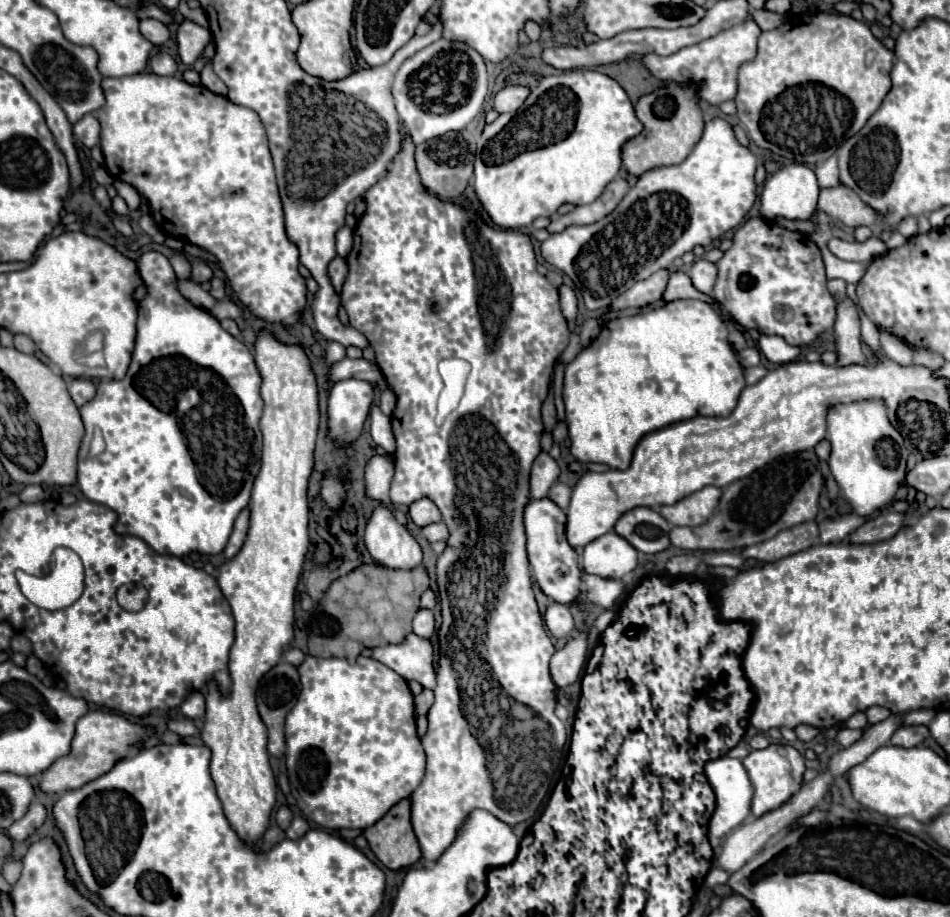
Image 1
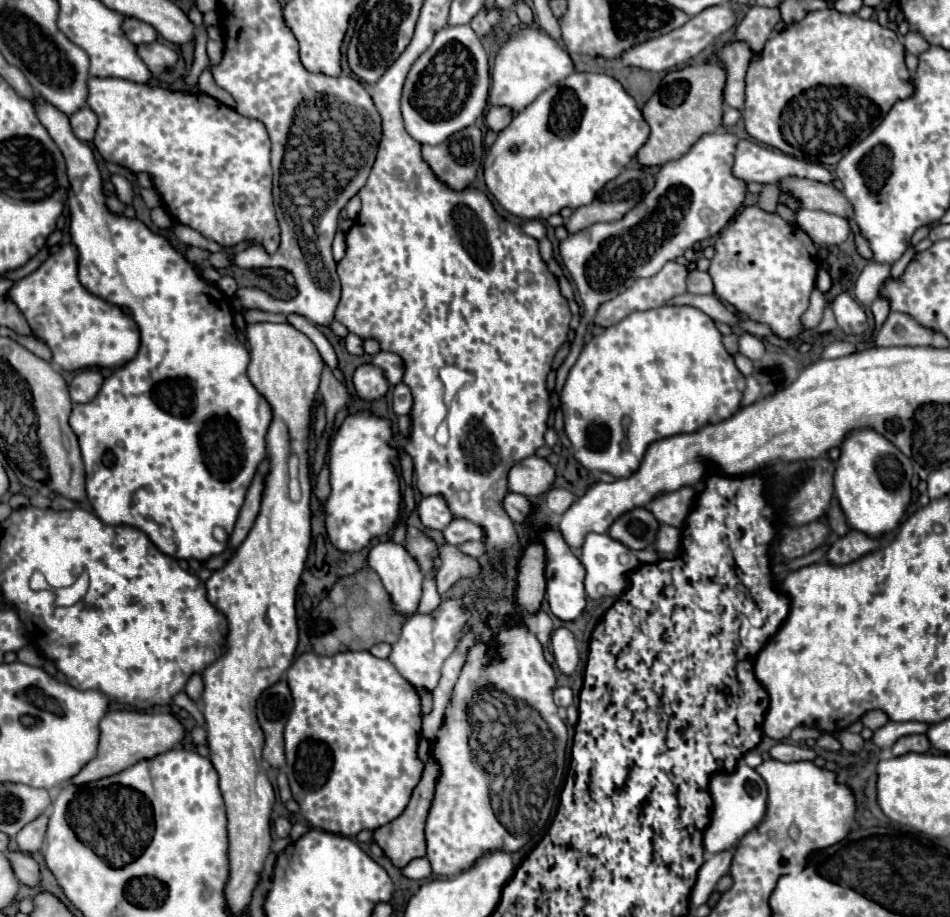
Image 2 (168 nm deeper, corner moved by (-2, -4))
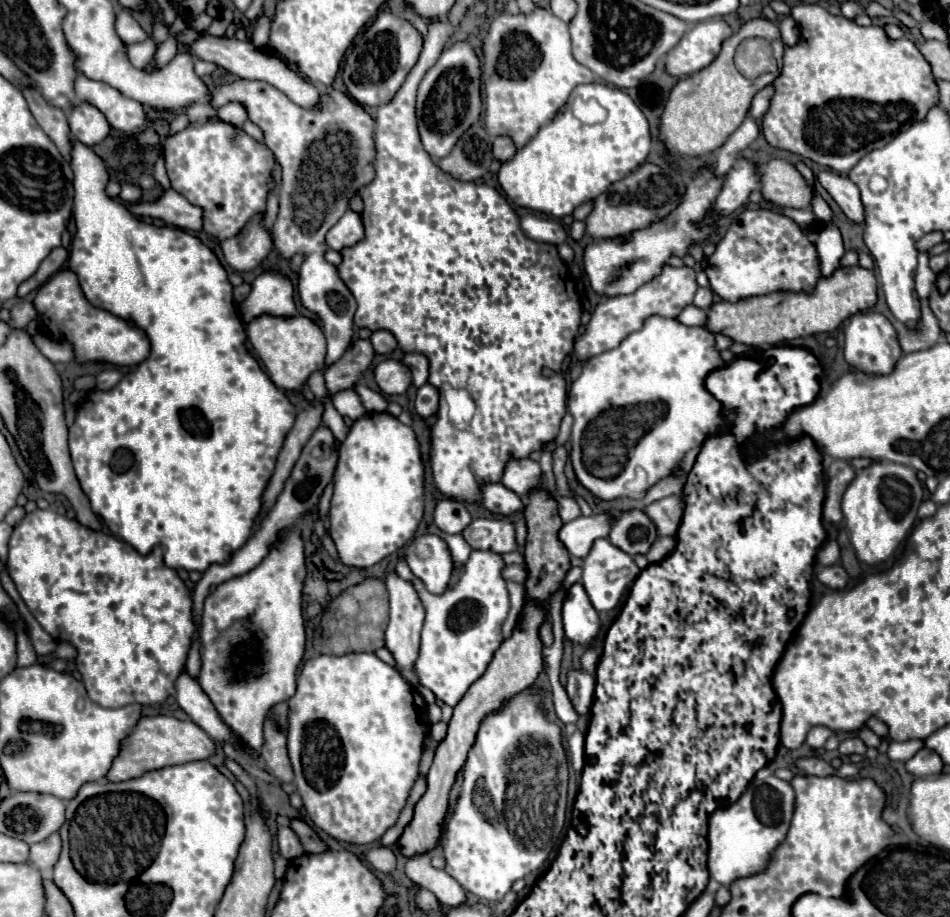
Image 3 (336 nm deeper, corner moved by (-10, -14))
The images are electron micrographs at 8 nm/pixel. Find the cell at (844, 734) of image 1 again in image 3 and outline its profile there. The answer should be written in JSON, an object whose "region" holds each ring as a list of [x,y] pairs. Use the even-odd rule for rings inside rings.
{"region":[[[906,740],[906,742],[890,742],[890,748],[888,748],[888,756],[892,760],[910,760],[920,748],[924,748],[924,742],[922,740]]]}

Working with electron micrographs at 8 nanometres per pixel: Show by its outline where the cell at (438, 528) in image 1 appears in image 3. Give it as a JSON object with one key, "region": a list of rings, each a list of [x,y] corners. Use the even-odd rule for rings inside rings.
{"region":[[[478,518],[464,532],[464,540],[476,550],[512,552],[518,548],[516,526],[506,518]]]}

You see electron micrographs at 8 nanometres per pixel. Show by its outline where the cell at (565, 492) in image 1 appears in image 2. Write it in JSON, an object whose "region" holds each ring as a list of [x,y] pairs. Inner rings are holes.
{"region":[[[552,488],[552,490],[548,490],[548,494],[546,494],[548,510],[554,512],[554,514],[558,514],[558,516],[564,514],[564,512],[572,506],[572,502],[574,502],[572,492],[568,492],[568,490],[564,490],[564,488]]]}

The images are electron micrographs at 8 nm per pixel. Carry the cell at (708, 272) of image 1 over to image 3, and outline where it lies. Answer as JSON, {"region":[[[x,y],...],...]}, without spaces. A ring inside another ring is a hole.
{"region":[[[698,288],[696,296],[694,296],[694,306],[708,310],[712,306],[712,290],[710,288]]]}

